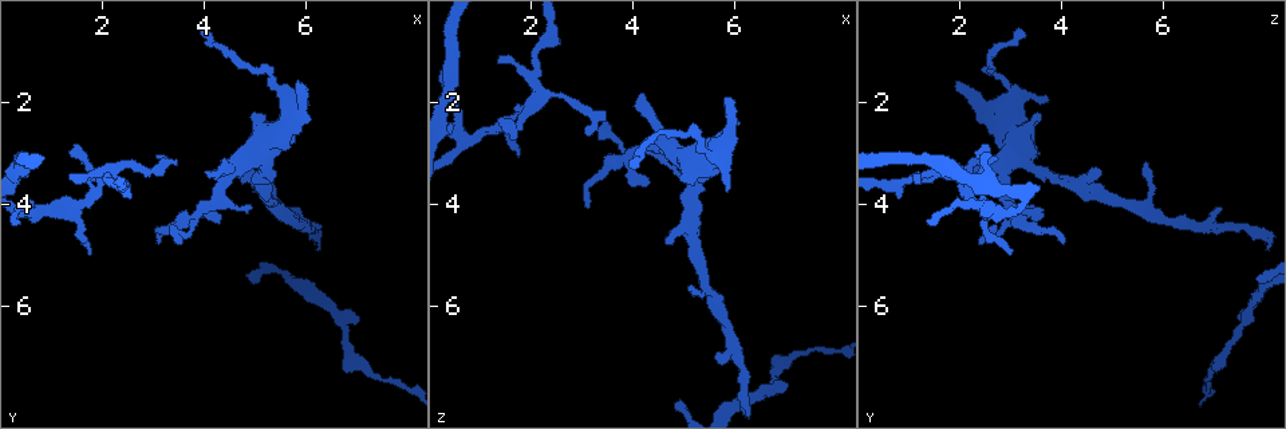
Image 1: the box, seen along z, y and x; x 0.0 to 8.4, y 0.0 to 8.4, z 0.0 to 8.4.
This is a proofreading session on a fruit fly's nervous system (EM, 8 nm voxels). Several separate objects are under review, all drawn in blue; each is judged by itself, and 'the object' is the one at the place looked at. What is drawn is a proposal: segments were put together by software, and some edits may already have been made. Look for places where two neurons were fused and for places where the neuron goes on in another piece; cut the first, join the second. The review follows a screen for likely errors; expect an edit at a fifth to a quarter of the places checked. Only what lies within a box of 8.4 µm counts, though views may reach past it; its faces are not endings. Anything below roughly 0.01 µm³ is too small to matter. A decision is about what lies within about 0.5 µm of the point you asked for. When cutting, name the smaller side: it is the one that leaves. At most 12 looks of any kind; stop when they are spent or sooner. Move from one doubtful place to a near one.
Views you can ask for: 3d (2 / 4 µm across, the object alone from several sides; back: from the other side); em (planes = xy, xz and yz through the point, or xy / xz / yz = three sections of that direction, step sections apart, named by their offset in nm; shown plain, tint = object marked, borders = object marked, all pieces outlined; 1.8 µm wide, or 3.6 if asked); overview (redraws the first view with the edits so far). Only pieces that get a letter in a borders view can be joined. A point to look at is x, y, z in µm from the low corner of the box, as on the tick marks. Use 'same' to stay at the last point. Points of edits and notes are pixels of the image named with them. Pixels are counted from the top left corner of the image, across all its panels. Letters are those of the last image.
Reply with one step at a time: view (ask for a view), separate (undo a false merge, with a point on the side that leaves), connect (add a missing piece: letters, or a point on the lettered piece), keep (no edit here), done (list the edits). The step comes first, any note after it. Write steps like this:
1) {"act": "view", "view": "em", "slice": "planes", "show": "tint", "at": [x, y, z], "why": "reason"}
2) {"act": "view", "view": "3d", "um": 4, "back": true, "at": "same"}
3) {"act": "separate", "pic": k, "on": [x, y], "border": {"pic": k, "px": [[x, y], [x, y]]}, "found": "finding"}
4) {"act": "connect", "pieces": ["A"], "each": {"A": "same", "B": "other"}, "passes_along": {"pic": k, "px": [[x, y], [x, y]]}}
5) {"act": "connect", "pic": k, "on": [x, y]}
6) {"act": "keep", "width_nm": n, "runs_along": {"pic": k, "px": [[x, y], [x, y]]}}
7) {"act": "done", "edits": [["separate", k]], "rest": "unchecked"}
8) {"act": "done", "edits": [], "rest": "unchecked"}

{"act": "view", "view": "em", "slice": "planes", "show": "borders", "at": [3.90, 4.20, 3.10], "why": "sharp bend"}

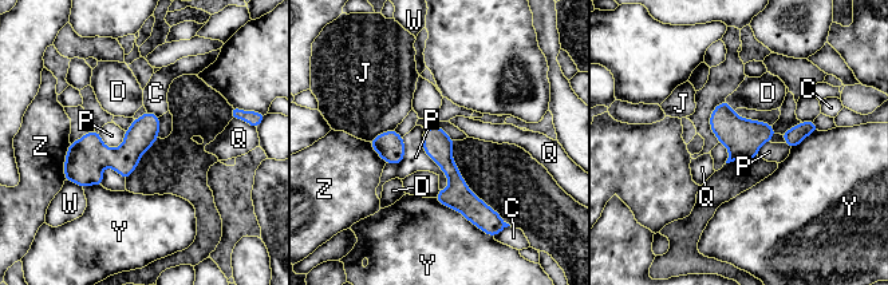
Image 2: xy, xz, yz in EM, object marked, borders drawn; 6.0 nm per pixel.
{"act": "keep", "each": {"C": "other", "D": "other", "J": "other", "P": "other", "Q": "other", "W": "other", "Y": "other", "Z": "other"}, "border": {"pic": 2, "px": [[423, 129], [441, 190]]}, "found": "one neuron here"}

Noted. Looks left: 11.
{"act": "view", "view": "em", "slice": "xy", "step": 4, "show": "tint", "at": [0.70, 4.20, 2.70]}

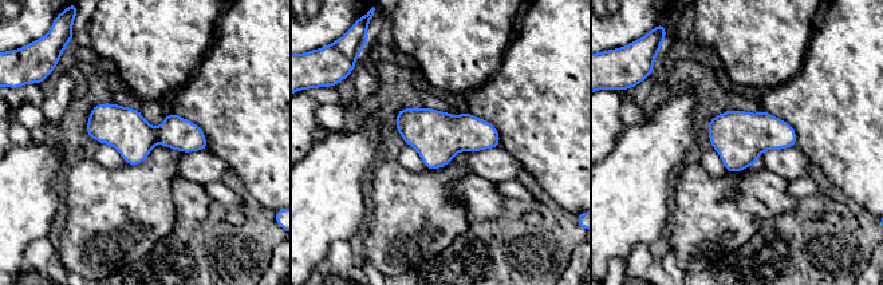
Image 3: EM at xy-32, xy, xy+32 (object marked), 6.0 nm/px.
{"act": "view", "view": "em", "slice": "planes", "show": "borders", "at": "same", "why": "cut it another way"}

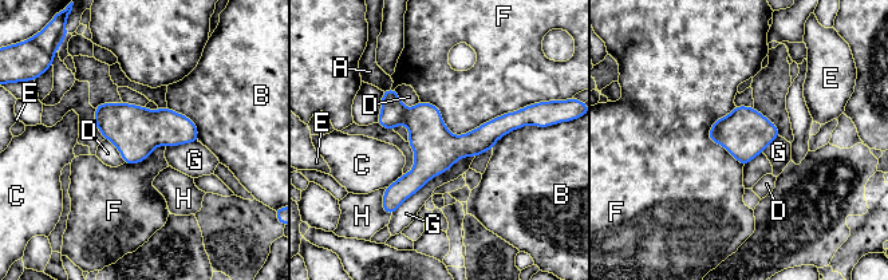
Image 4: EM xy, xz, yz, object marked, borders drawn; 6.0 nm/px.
{"act": "keep", "longest_contact_nm": ["F", 650], "each": {"A": "other", "B": "other", "C": "other", "D": "other", "E": "other", "F": "other", "G": "other", "H": "other"}, "found": "one neuron here"}

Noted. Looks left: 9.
{"act": "view", "view": "3d", "um": 4, "at": [5.10, 3.20, 5.65], "why": "an open end"}

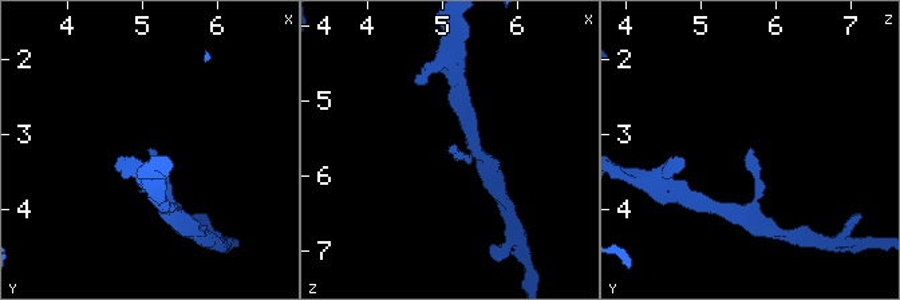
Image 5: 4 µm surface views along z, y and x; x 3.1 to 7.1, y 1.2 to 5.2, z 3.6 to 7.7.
{"act": "view", "view": "em", "slice": "yz", "step": 8, "show": "plain", "at": [5.10, 3.20, 5.70], "why": "shape alone is not enough"}

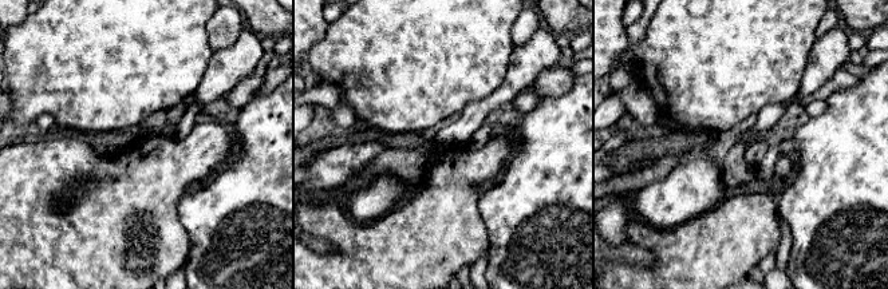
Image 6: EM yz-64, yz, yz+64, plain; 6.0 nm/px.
{"act": "view", "view": "em", "slice": "yz", "step": 8, "show": "borders", "at": "same", "why": "see the neighbours"}

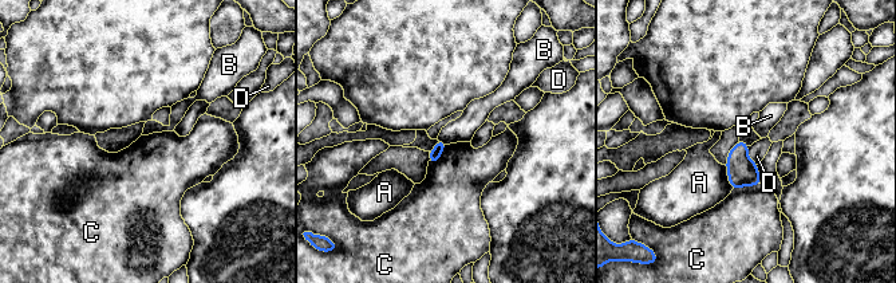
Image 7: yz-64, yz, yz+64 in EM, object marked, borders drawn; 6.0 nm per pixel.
{"act": "keep", "each": {"A": "other", "B": "other", "C": "other", "D": "other"}, "border": {"pic": 7, "px": [[438, 138], [448, 144]]}, "found": "none of them fits"}

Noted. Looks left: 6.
{"act": "view", "view": "em", "slice": "planes", "show": "borders", "at": [2.10, 3.45, 1.85]}

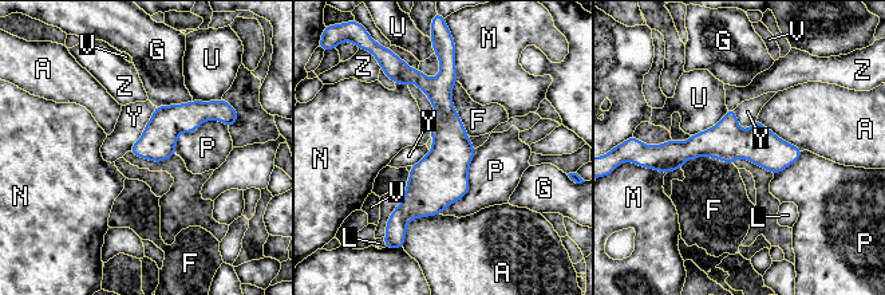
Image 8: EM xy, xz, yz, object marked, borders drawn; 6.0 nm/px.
{"act": "keep", "width_nm": 220, "longest_contact_nm": ["P", 440], "each": {"A": "other", "F": "other", "G": "other", "L": "other", "M": "other", "N": "other", "P": "other", "U": "other", "V": "other", "Y": "other", "Z": "other"}, "found": "continuous, no second neuron"}

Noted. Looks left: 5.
{"act": "view", "view": "em", "slice": "planes", "show": "borders", "at": [5.65, 4.00, 7.05], "why": "an open end"}

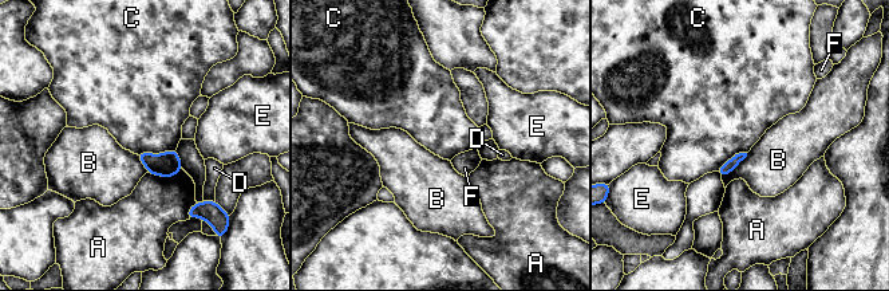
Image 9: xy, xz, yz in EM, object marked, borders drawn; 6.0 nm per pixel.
{"act": "keep", "longest_contact_nm": ["C", 240], "each": {"A": "other", "B": "other", "C": "other", "D": "other", "E": "other", "F": "other"}, "found": "none of them fits"}

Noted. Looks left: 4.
{"act": "done", "edits": [], "rest": "unchecked"}

